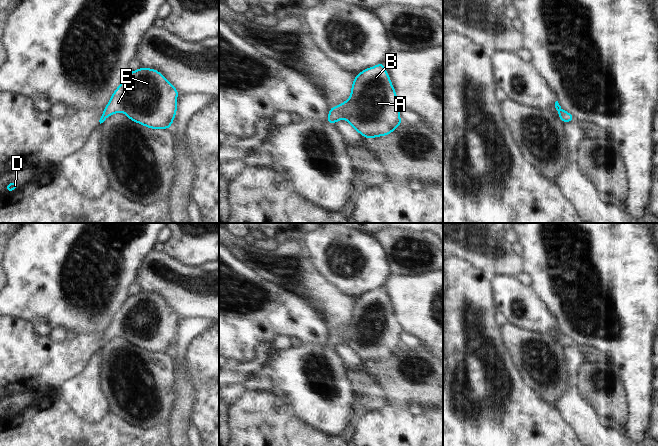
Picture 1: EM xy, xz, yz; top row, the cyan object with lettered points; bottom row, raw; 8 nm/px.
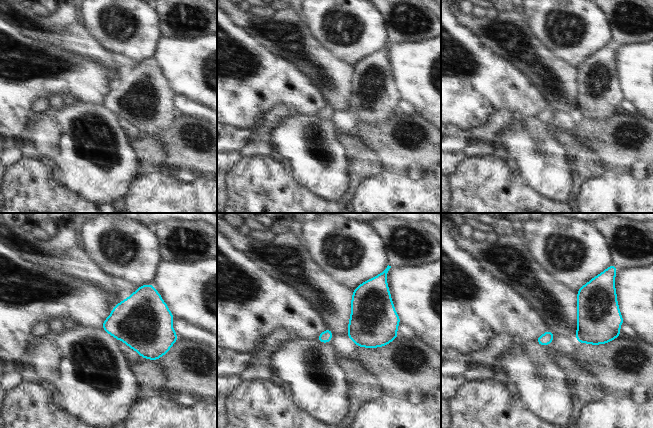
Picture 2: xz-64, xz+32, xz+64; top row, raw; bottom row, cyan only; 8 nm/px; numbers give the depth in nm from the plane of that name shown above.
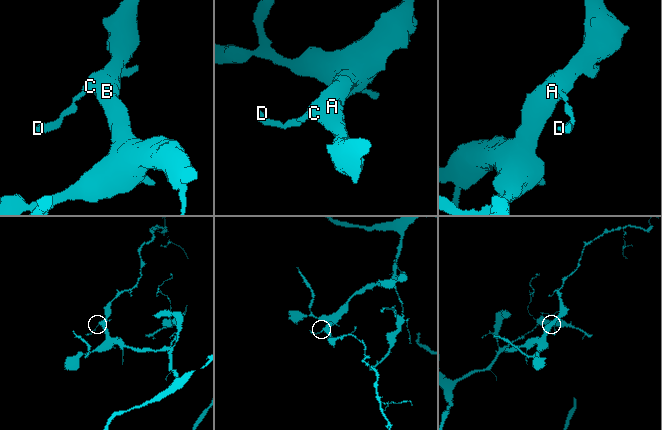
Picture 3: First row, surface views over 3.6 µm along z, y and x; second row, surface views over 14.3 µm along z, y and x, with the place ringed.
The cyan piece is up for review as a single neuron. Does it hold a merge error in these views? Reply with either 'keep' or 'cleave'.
keep

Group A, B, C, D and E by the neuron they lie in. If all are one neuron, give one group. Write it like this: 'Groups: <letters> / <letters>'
Groups: A B C D E.

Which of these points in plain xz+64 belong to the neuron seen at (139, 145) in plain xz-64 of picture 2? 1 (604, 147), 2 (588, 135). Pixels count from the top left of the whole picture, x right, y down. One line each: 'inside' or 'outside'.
1: outside
2: outside

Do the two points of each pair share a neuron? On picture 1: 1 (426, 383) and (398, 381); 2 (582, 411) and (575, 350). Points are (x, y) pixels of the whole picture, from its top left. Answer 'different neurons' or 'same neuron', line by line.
1: same neuron
2: same neuron

